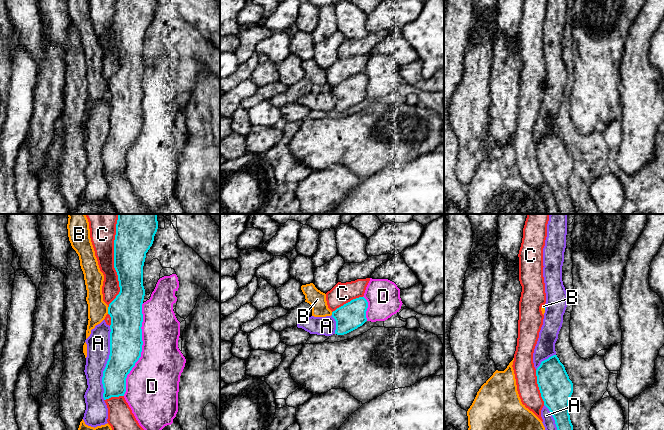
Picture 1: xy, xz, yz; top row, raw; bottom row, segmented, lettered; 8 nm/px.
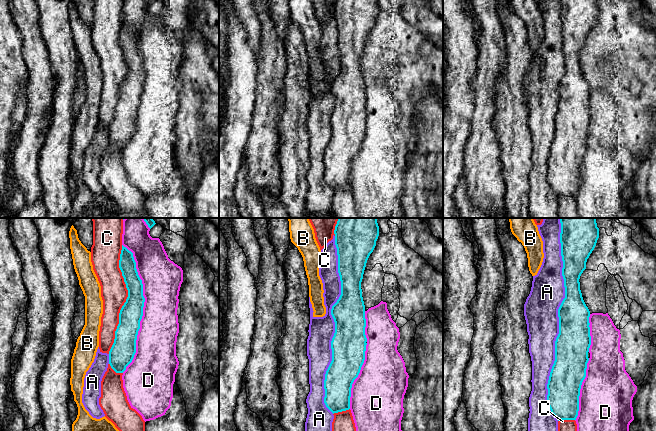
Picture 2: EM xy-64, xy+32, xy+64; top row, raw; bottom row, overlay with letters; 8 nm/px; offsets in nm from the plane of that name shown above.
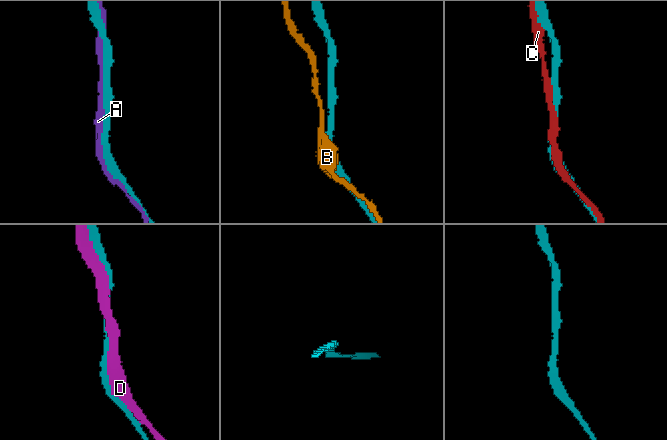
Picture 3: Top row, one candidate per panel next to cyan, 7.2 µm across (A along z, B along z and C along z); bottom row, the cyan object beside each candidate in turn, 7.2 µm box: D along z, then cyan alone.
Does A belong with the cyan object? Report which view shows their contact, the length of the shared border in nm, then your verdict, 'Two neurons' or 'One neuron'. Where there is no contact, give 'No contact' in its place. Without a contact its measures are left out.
Touches cyan in xy. Shared border 600 nm. Two neurons

